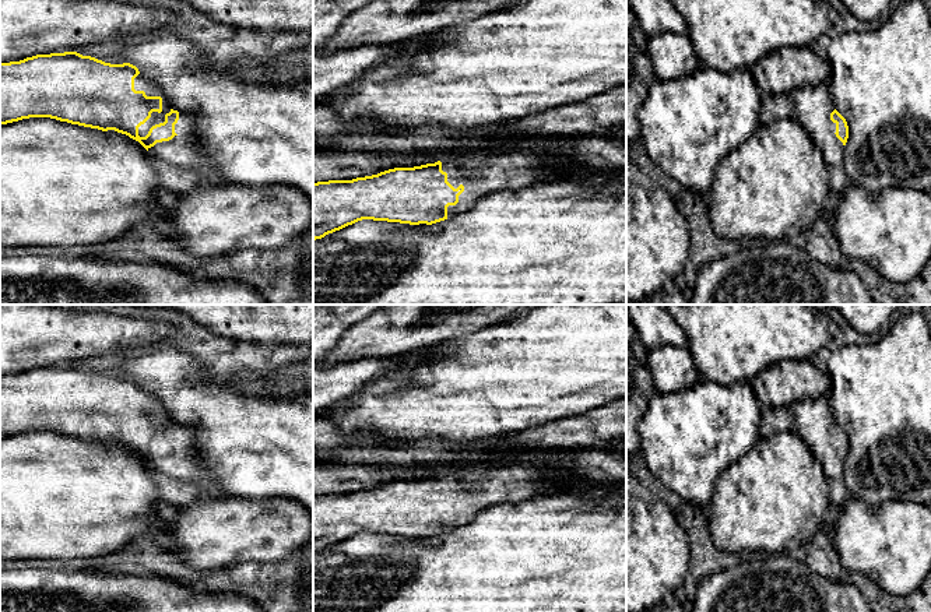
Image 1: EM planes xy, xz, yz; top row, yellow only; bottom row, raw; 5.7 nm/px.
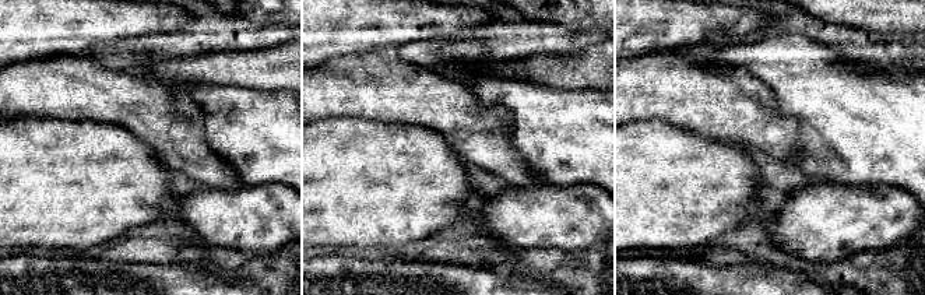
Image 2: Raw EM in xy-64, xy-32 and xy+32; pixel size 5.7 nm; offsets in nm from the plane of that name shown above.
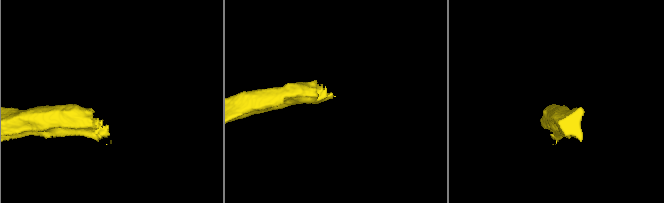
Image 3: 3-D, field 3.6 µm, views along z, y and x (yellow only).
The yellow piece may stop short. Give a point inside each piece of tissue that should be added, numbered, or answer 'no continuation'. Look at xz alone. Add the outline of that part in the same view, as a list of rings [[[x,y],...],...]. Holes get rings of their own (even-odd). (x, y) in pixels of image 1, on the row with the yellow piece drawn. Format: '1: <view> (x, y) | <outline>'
1: xz (481, 175) | [[[516,150],[498,155],[470,155],[443,159],[442,170],[457,189],[464,186],[456,205],[447,207],[447,218],[472,208],[493,191],[517,191],[540,182],[558,182],[565,170],[540,150]]]

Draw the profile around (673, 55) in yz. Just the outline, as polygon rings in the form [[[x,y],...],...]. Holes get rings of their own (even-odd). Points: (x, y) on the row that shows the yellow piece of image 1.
[[[664,32],[649,39],[656,77],[664,81],[695,73],[702,67],[688,34]]]

